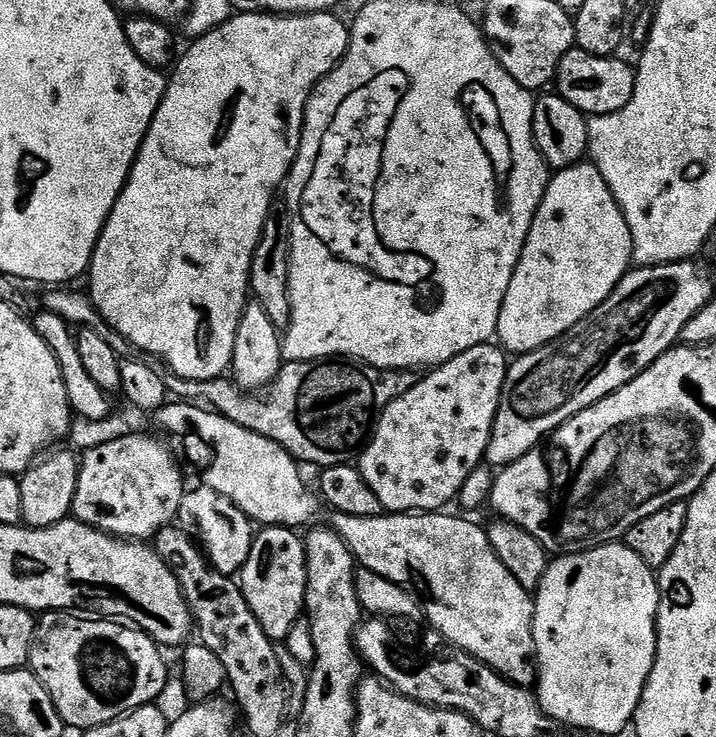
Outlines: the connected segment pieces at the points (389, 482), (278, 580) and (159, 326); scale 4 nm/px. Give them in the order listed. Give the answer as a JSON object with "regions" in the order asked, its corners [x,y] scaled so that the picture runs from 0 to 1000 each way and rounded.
{"regions":[[[[691,465],[669,467],[656,475],[651,475],[645,480],[640,480],[640,486],[634,486],[628,491],[613,495],[596,506],[594,513],[582,514],[581,522],[573,529],[567,529],[567,535],[561,535],[561,540],[556,540],[550,545],[545,545],[545,551],[539,551],[539,556],[531,560],[529,570],[525,571],[525,583],[520,589],[520,598],[515,600],[508,615],[500,621],[500,634],[503,642],[511,649],[511,654],[517,659],[517,665],[522,665],[522,670],[528,670],[528,681],[534,681],[536,695],[542,697],[591,697],[595,695],[612,695],[622,687],[638,677],[642,672],[642,661],[645,654],[651,654],[651,649],[656,649],[656,643],[663,635],[672,634],[673,626],[682,617],[682,601],[684,600],[684,589],[690,578],[690,567],[696,562],[696,551],[698,550],[698,536],[704,528],[707,518],[707,507],[709,506],[711,484],[703,472]]],[[[395,714],[365,715],[356,723],[349,757],[344,757],[341,769],[332,777],[332,791],[341,802],[341,810],[355,839],[360,839],[360,849],[366,849],[366,855],[381,871],[401,870],[405,855],[413,848],[413,843],[420,840],[426,829],[425,807],[430,786],[427,784],[427,746],[420,723]]],[[[459,14],[455,16],[427,16],[423,19],[381,19],[378,16],[337,16],[320,22],[318,28],[310,35],[304,35],[299,41],[293,41],[285,49],[275,49],[267,56],[268,60],[257,71],[257,77],[244,83],[243,91],[237,98],[237,107],[235,111],[235,121],[226,133],[226,138],[221,144],[221,149],[215,155],[215,166],[209,166],[209,176],[204,182],[204,187],[198,193],[198,198],[190,210],[187,225],[179,237],[179,246],[173,248],[170,263],[165,269],[165,274],[159,274],[159,285],[154,285],[151,300],[145,304],[142,318],[134,330],[134,338],[128,346],[128,355],[123,360],[120,370],[120,381],[123,380],[123,389],[120,396],[128,406],[128,412],[134,417],[137,426],[154,441],[158,448],[163,449],[170,459],[176,459],[182,465],[186,465],[196,476],[207,483],[219,483],[228,490],[230,495],[244,509],[260,513],[261,516],[306,516],[323,501],[324,482],[327,480],[327,459],[332,453],[332,437],[338,431],[341,419],[349,411],[349,387],[346,379],[349,377],[349,366],[352,365],[352,351],[355,350],[355,339],[360,334],[360,323],[366,323],[366,307],[372,307],[372,296],[374,289],[381,286],[383,277],[380,270],[385,266],[385,254],[395,251],[402,243],[402,232],[408,229],[408,223],[413,217],[413,210],[419,202],[419,183],[425,175],[425,151],[430,142],[430,136],[436,130],[437,122],[441,121],[443,114],[453,107],[454,103],[462,100],[466,94],[475,87],[475,81],[483,73],[486,66],[486,45],[489,42],[485,31],[469,23],[468,15]]]]}

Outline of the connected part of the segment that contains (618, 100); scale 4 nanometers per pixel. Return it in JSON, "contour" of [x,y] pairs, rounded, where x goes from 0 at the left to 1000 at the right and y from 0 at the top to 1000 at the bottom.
{"contour":[[[797,65],[785,79],[777,96],[775,123],[823,160],[866,152],[869,144],[880,138],[888,110],[887,91],[866,80],[860,76],[831,76],[811,65]]]}

